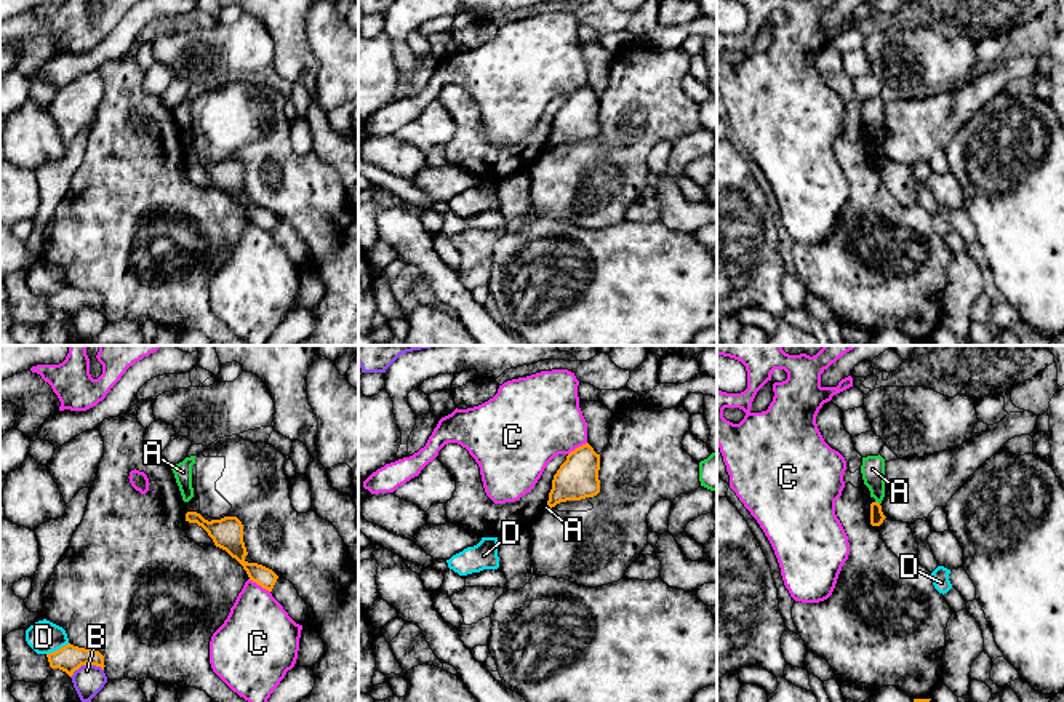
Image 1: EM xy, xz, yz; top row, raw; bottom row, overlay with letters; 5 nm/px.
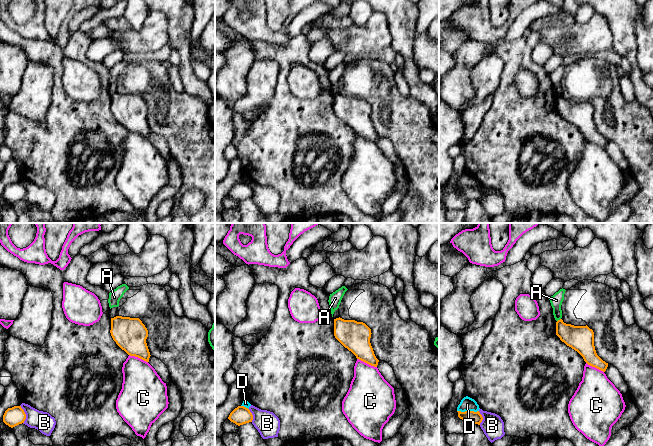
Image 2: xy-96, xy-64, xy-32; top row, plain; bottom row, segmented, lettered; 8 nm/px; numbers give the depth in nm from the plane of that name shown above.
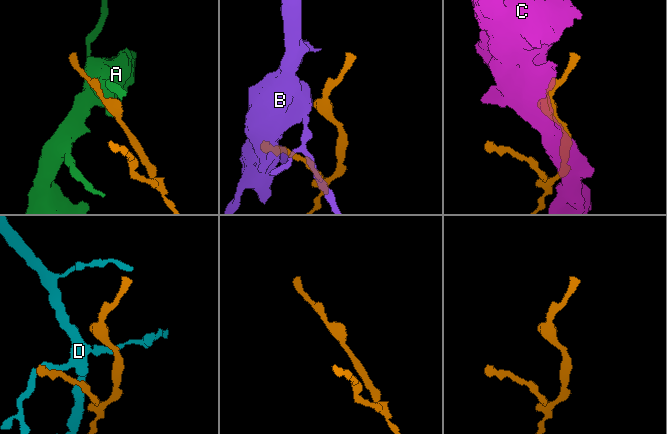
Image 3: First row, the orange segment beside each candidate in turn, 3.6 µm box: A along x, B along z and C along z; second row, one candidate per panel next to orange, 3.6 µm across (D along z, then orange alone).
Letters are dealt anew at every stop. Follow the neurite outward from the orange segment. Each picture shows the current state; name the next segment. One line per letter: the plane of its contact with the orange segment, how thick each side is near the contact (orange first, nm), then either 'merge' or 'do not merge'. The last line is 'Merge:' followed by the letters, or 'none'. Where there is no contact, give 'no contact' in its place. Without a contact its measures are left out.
A: meets orange in yz; 70 nm thick on the orange side, 120 nm on the other; do not merge
B: meets orange in xy; 140 nm thick on the orange side, 160 nm on the other; do not merge
C: meets orange in xy; 110 nm thick on the orange side, 360 nm on the other; do not merge
D: meets orange in xy; 140 nm thick on the orange side, 170 nm on the other; do not merge
Merge: none

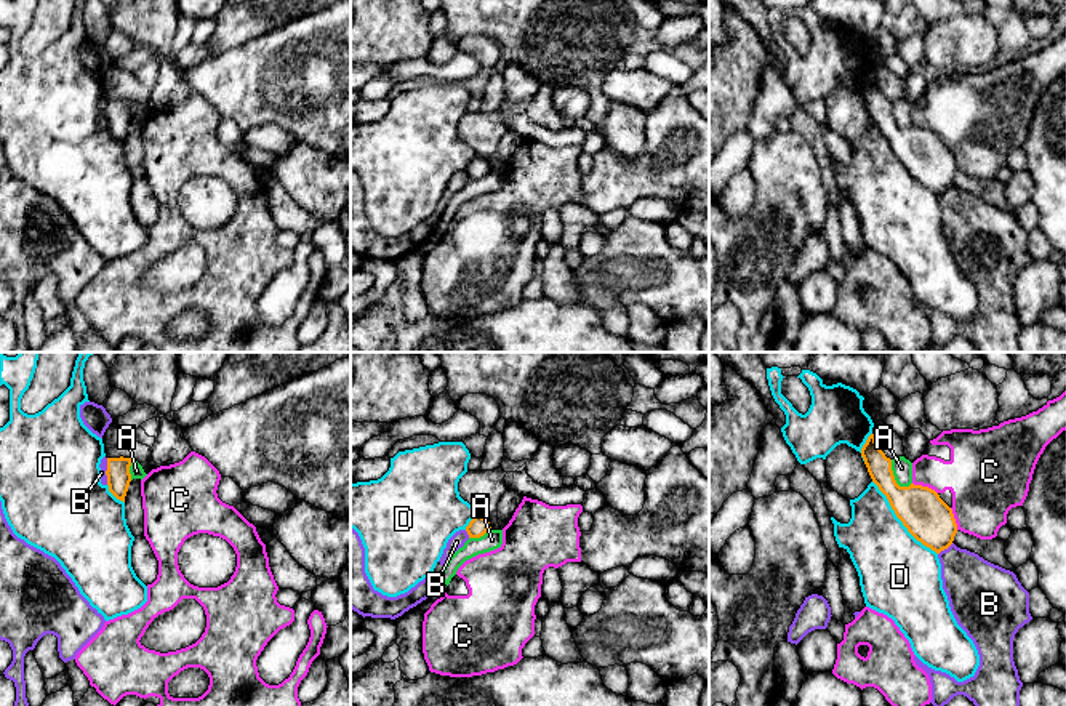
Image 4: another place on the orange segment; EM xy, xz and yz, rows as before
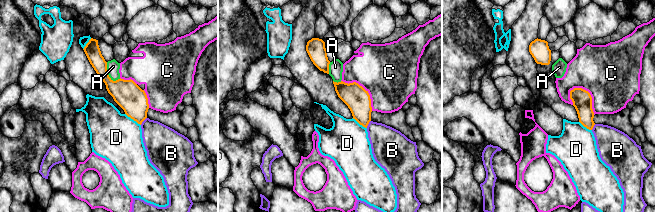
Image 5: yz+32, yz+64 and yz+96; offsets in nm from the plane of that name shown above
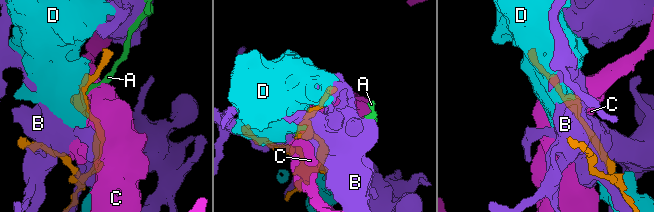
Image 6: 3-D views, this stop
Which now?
A: meets orange in yz; 240 nm thick on the orange side, 100 nm on the other; do not merge
B: meets orange in xy; 120 nm thick on the orange side, 40 nm on the other; do not merge
C: meets orange in yz; 240 nm thick on the orange side, 280 nm on the other; do not merge
D: meets orange in yz; 240 nm thick on the orange side, 360 nm on the other; do not merge
Merge: none

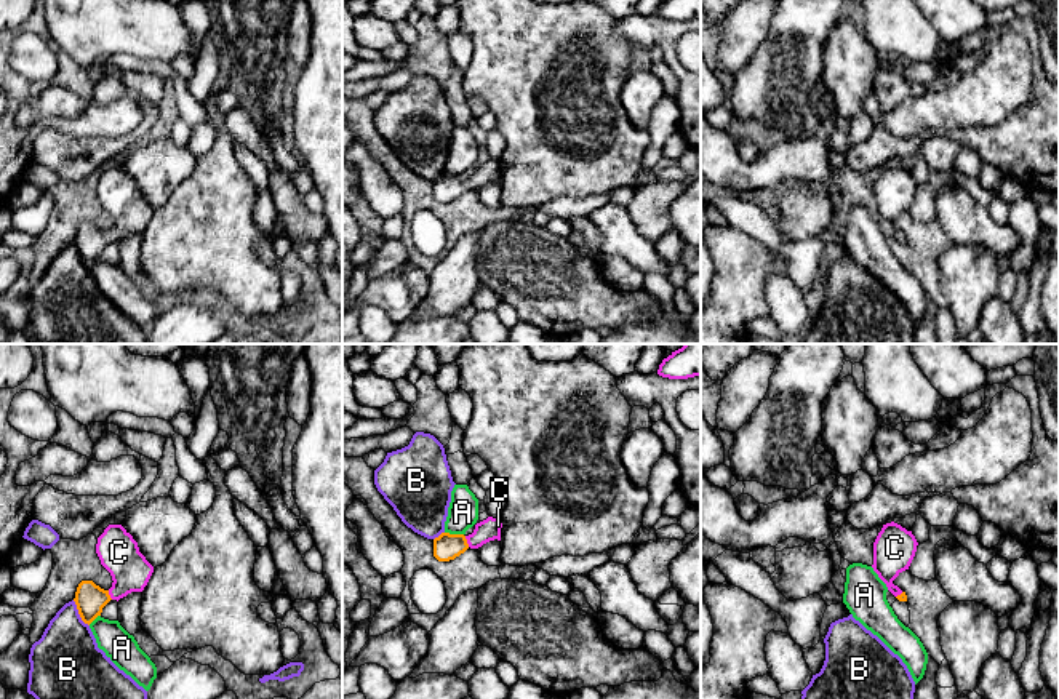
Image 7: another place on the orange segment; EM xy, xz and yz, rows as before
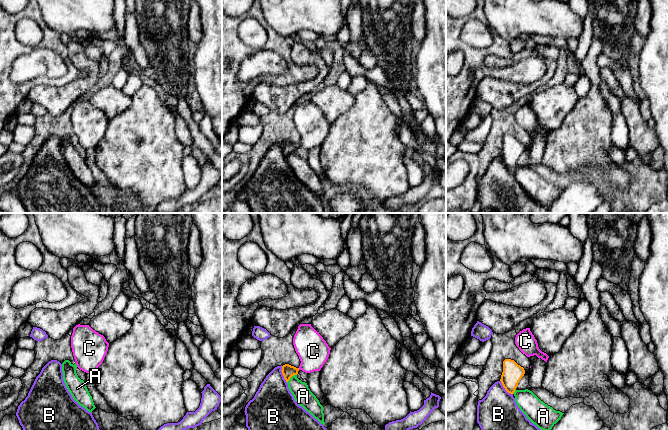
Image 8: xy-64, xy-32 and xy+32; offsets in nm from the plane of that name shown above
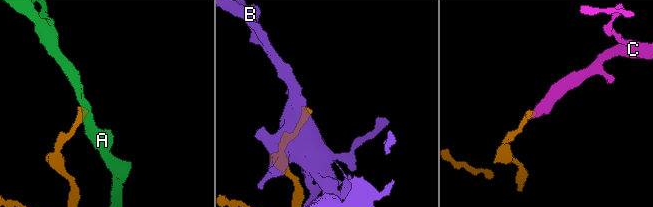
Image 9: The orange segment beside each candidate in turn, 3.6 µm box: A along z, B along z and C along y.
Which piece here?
A: meets orange in xz; 130 nm thick on the orange side, 160 nm on the other; do not merge
B: meets orange in xy; 160 nm thick on the orange side, 360 nm on the other; do not merge
C: meets orange in xz; 130 nm thick on the orange side, 110 nm on the other; merge
Merge: C

